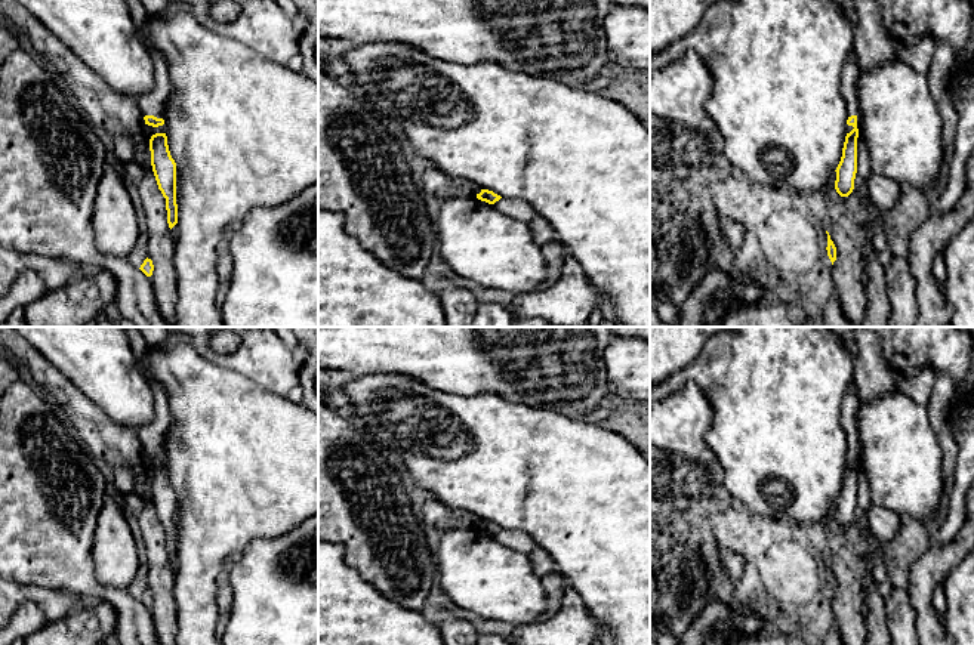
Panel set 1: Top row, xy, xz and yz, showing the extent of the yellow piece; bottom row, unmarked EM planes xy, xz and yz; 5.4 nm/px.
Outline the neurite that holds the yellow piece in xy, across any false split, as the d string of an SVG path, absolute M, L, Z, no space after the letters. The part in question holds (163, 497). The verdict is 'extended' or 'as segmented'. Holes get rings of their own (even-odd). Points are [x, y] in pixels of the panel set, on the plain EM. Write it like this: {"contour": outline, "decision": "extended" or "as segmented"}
{"contour": "M151 383L150 388L154 396L154 417L138 429L138 436L151 466L151 497L158 521L166 530L167 555L172 561L178 555L176 494L170 487L163 457L163 444L170 428L170 410L164 389L155 383Z", "decision": "extended"}

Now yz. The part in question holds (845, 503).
{"contour": "M854 380L847 389L842 410L841 410L841 426L847 435L847 467L842 479L842 488L836 499L836 512L835 521L841 528L848 528L854 521L854 510L857 504L857 447L859 447L859 433L856 425L856 411L859 408L859 395Z", "decision": "extended"}

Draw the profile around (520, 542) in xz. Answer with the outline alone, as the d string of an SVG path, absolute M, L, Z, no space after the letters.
M500 530L494 534L494 538L508 549L523 555L530 555L536 549L534 540L524 531Z

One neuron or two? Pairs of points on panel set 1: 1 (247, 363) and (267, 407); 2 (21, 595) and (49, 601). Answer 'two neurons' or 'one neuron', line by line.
1: two neurons
2: one neuron

